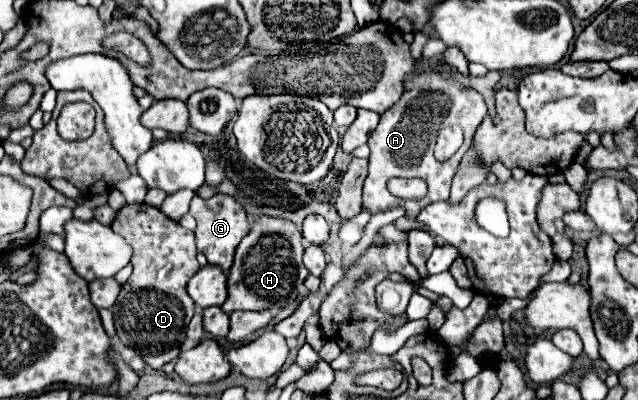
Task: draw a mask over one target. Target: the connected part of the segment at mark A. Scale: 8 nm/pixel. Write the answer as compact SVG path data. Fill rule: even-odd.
M438 62L432 70L416 74L404 82L404 94L398 104L388 108L380 114L380 122L372 136L368 138L370 146L370 174L364 182L364 206L376 214L394 206L406 208L406 218L416 218L418 212L428 206L430 202L448 200L450 196L450 184L456 174L458 162L462 154L472 146L472 136L480 122L486 116L486 104L484 98L460 84L458 80L448 78L452 72L452 66ZM448 124L462 124L464 128L464 144L446 162L438 162L434 158L434 146L436 146L436 128L444 128ZM390 178L422 178L428 184L428 194L422 200L402 200L388 192L386 184Z

